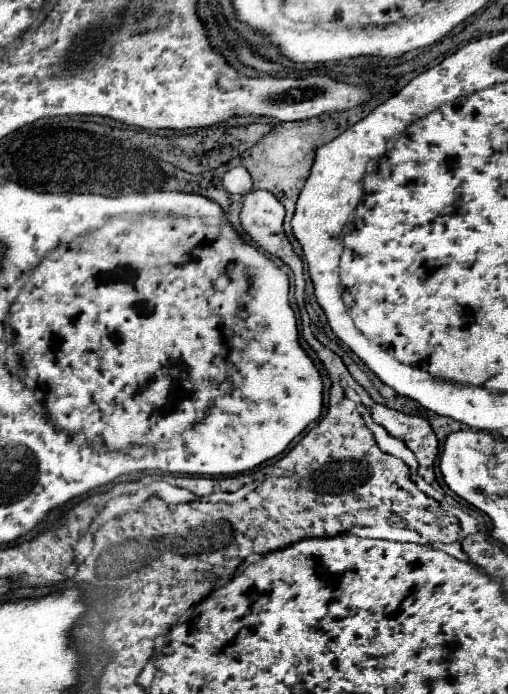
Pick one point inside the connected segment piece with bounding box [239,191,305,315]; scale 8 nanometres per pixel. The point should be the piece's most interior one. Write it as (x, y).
(262, 215)

